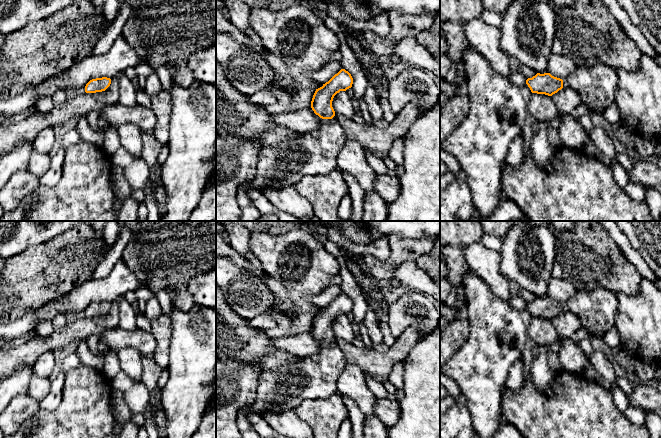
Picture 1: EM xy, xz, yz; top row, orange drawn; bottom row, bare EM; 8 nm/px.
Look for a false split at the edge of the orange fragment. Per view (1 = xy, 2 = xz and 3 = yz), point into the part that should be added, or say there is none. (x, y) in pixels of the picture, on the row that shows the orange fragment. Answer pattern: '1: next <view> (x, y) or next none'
1: next none
2: next xz (314, 153)
3: next yz (596, 85)

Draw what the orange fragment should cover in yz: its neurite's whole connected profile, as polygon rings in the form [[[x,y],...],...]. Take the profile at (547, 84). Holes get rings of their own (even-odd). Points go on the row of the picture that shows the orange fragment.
[[[604,64],[576,67],[571,76],[560,79],[550,73],[537,73],[526,80],[532,93],[552,96],[562,88],[570,87],[580,96],[581,103],[593,110],[605,110],[616,99],[617,70]]]

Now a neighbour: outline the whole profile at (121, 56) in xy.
[[[120,35],[107,53],[88,56],[70,67],[66,73],[58,74],[37,85],[35,103],[43,98],[51,98],[58,90],[85,87],[92,79],[113,79],[118,72],[141,63],[143,61]]]

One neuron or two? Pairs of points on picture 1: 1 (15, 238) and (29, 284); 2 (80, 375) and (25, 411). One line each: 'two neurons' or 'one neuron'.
1: two neurons
2: two neurons

